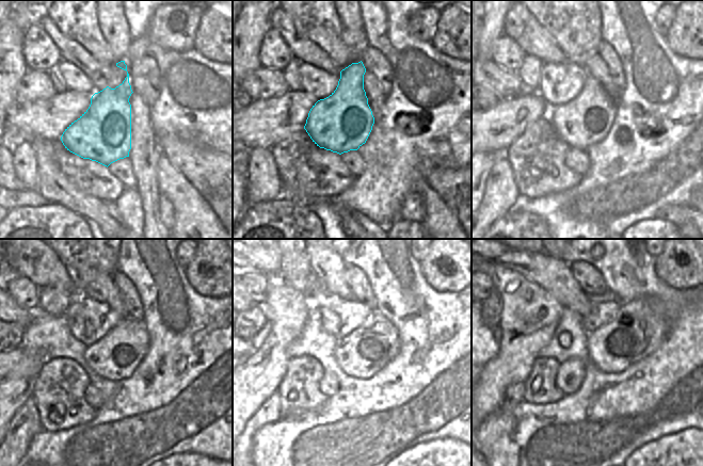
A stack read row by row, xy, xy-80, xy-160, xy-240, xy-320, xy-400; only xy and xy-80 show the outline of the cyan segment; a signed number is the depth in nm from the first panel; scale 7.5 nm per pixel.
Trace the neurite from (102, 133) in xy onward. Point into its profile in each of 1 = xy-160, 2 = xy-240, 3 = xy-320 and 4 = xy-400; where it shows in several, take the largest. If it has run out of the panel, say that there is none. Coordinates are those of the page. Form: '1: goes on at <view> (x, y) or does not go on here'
1: goes on at xy-160 (587, 119)
2: goes on at xy-240 (115, 356)
3: goes on at xy-320 (368, 349)
4: goes on at xy-400 (640, 326)

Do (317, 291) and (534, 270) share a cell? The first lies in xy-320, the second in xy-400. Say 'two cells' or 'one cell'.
one cell

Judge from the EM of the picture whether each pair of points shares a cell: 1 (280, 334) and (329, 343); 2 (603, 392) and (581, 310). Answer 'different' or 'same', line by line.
1: different
2: different

